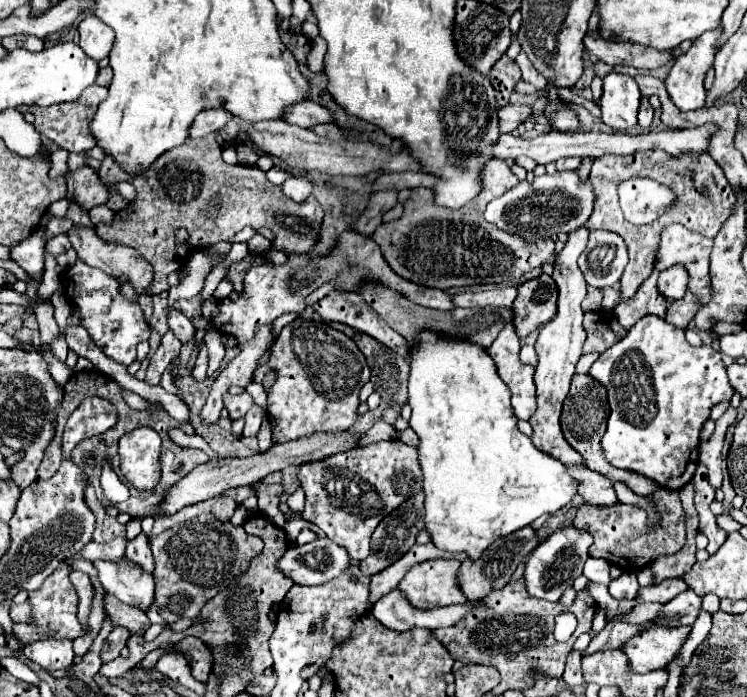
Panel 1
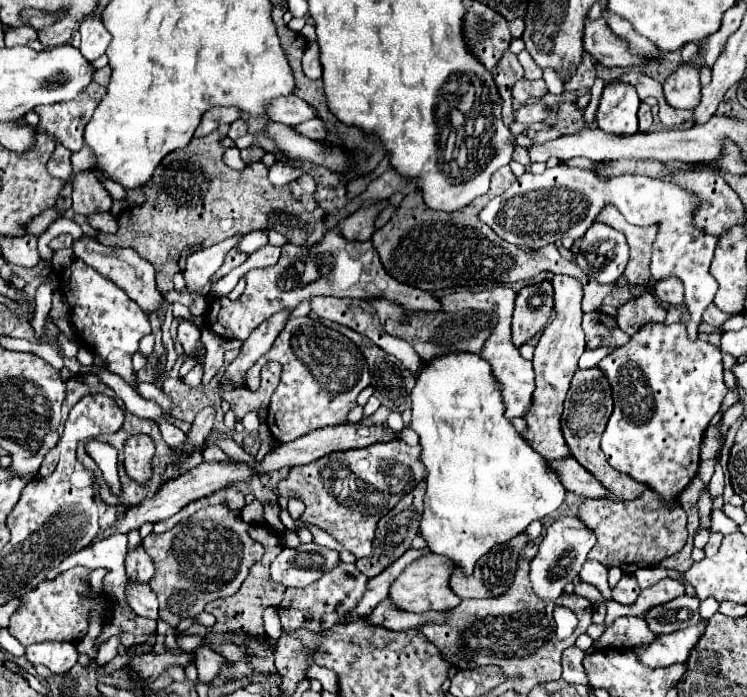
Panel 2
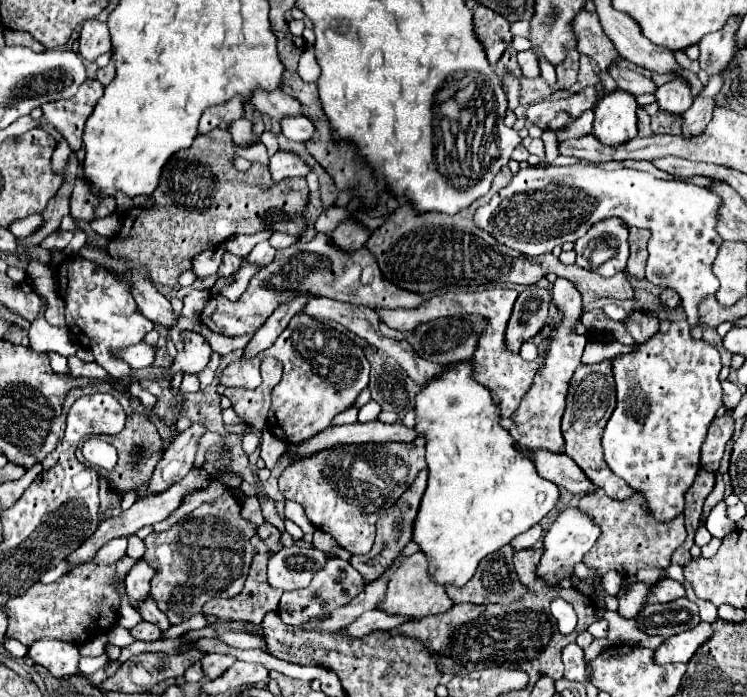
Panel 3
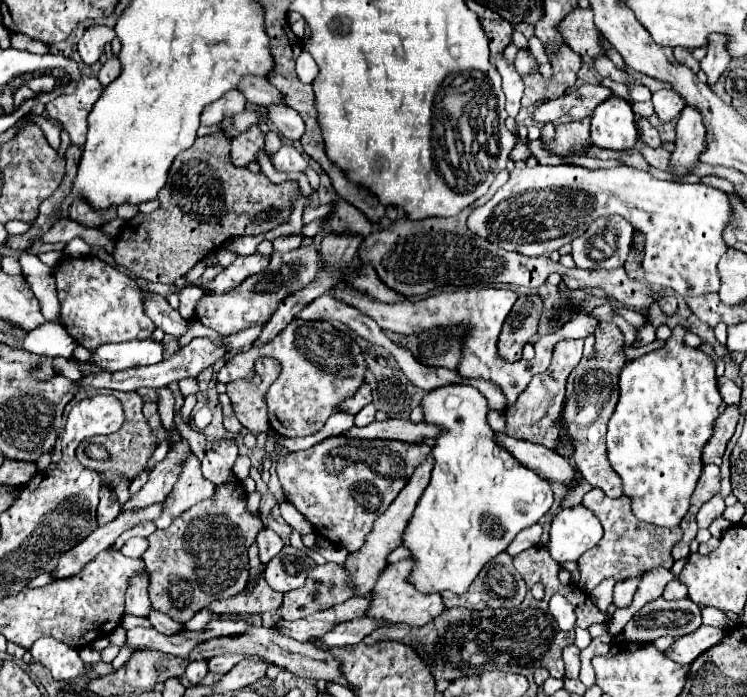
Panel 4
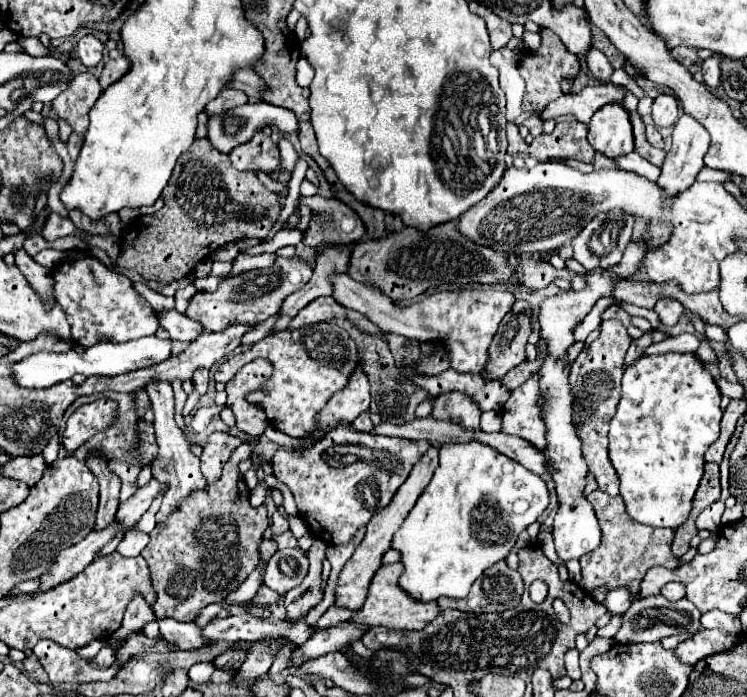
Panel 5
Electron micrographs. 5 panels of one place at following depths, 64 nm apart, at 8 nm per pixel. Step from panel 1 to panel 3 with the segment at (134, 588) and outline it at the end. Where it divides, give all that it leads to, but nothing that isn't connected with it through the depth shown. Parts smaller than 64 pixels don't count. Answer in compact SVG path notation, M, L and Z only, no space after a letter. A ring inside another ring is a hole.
M150 596L150 598L146 598L144 602L140 602L140 606L136 606L136 612L138 612L144 620L158 624L158 626L160 626L160 630L166 630L166 628L170 626L170 622L168 622L166 614L162 614L162 612L158 610L156 602L152 602L152 596Z

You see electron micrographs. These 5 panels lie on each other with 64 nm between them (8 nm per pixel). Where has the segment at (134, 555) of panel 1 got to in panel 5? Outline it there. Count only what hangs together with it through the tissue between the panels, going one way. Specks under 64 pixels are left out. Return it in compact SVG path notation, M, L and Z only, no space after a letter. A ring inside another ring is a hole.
M134 594L128 608L126 608L122 626L116 630L116 634L110 636L110 646L118 650L128 634L142 630L144 624L150 622L150 620L156 620L156 616L152 614L152 608L148 606L148 602L144 602L142 594Z

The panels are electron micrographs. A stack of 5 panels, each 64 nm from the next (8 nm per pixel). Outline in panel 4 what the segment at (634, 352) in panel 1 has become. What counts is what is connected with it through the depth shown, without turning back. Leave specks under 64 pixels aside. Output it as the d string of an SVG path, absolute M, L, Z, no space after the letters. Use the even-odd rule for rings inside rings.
M672 328L672 336L662 348L640 358L628 360L620 372L620 398L608 422L606 448L612 470L624 482L624 494L632 498L634 516L656 526L678 526L688 512L690 494L702 472L702 448L712 436L714 420L722 396L716 382L716 362L700 348L690 348L684 342L686 328Z

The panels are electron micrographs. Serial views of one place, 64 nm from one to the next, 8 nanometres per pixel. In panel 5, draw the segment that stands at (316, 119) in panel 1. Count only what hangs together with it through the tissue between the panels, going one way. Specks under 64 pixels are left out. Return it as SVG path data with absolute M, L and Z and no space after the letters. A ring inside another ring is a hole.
M240 70L234 74L234 80L230 84L232 88L236 90L242 90L248 98L256 98L256 100L262 100L262 94L264 90L268 90L264 86L264 80L254 72L254 70Z

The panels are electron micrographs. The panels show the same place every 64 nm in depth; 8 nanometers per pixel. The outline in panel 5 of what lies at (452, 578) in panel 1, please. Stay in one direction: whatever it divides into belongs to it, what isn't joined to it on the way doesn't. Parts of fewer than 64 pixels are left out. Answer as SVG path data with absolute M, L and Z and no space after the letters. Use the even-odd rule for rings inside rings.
M402 562L396 564L386 564L382 566L376 576L372 578L370 590L368 590L368 598L364 602L364 606L352 616L352 622L360 622L366 626L386 626L386 628L394 628L394 630L422 630L428 622L432 622L432 618L436 618L440 614L438 602L420 602L420 600L412 600L412 596L404 590L400 590L398 578L404 572Z

